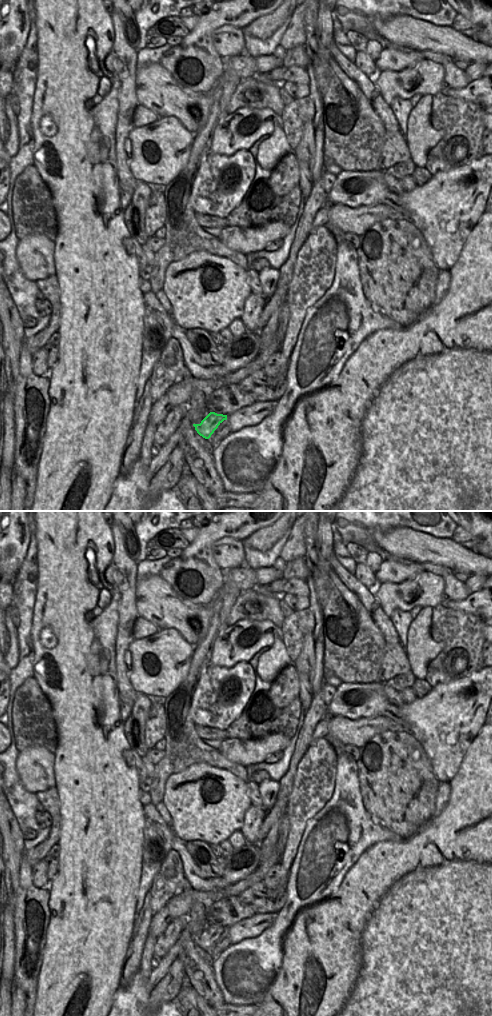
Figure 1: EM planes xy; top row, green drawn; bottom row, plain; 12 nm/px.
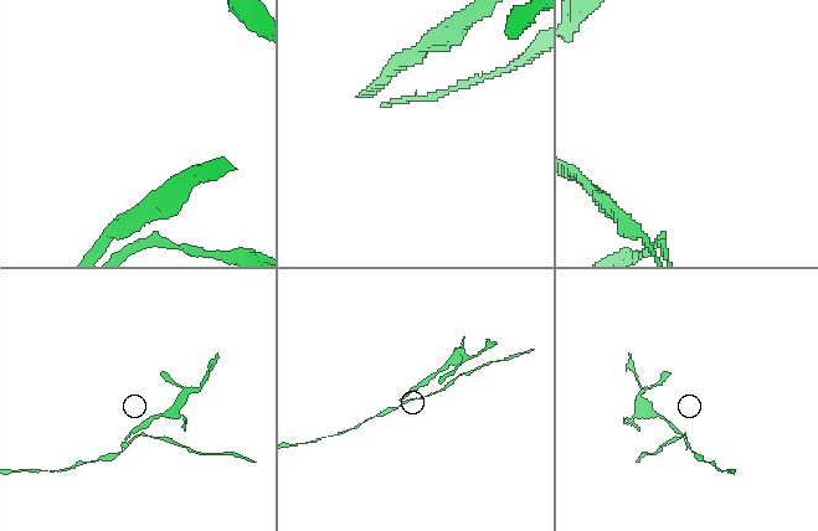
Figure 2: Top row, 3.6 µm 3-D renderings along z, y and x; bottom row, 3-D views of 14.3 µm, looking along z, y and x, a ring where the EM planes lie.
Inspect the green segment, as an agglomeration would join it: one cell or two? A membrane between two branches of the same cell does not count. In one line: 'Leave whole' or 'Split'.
Split.

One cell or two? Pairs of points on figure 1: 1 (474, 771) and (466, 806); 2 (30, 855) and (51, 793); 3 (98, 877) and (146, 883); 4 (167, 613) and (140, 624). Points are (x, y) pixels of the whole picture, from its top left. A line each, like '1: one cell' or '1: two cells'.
1: one cell
2: one cell
3: two cells
4: two cells

